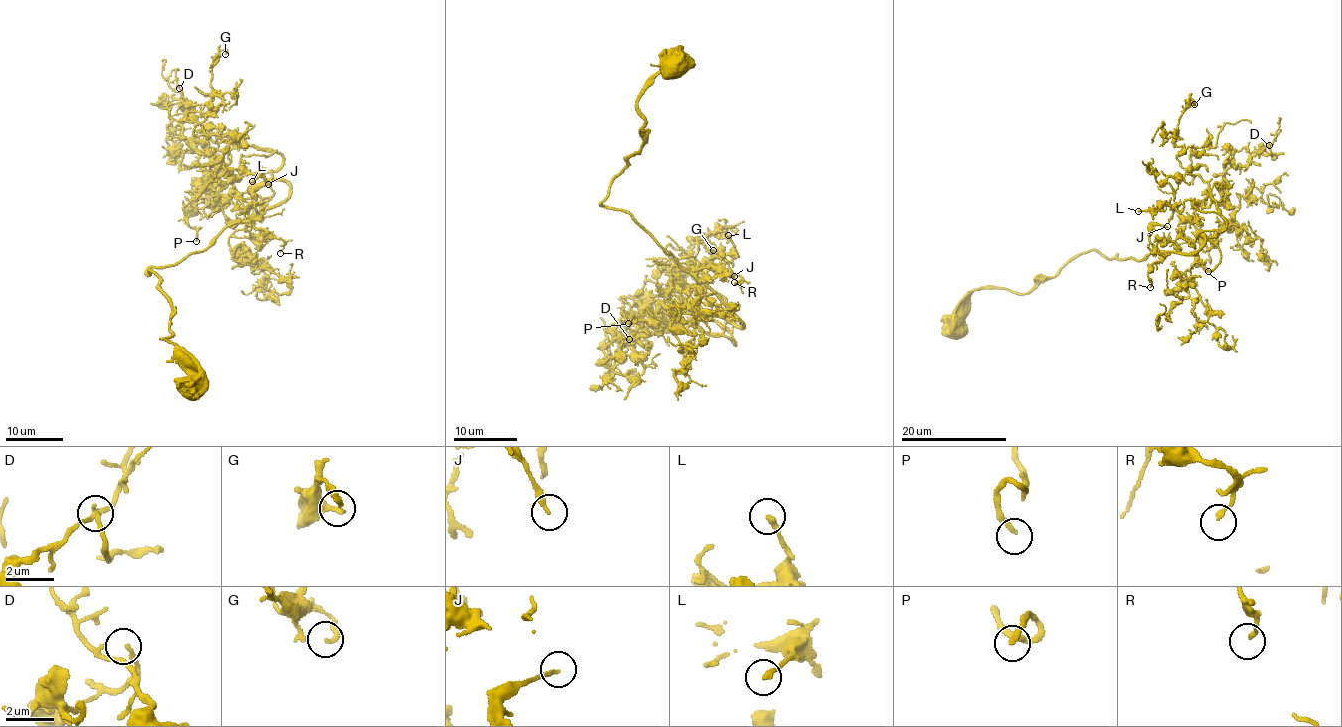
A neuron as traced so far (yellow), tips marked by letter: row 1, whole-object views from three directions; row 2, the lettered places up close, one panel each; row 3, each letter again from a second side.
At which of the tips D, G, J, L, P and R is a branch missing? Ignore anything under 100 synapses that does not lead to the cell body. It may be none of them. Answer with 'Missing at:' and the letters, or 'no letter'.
Missing at: P

